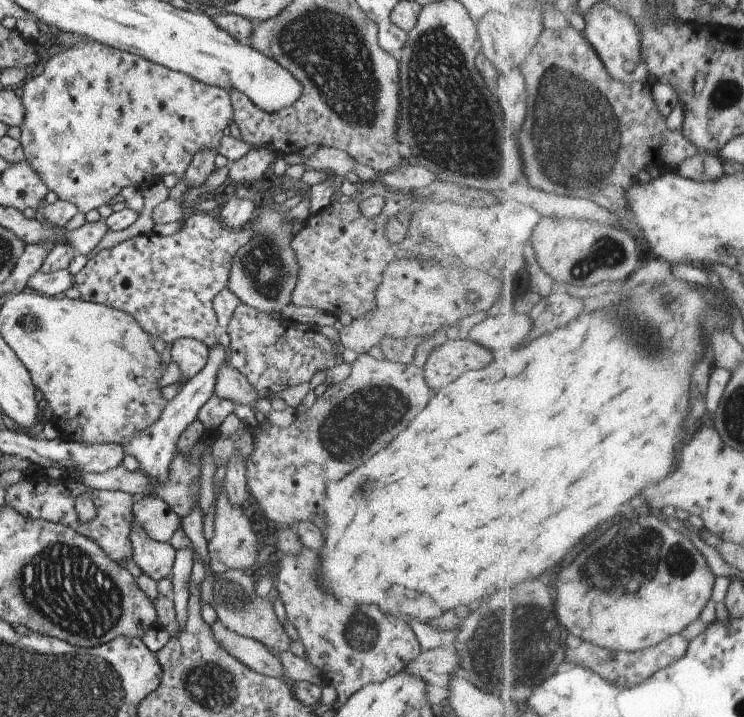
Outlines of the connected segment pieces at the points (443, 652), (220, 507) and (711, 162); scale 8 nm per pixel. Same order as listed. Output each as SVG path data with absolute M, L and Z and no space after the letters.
M454 646L450 648L435 647L421 651L411 660L404 671L411 676L421 678L431 686L448 686L449 678L460 673L458 670L459 655Z
M215 486L215 516L213 515L213 534L207 543L207 556L209 556L209 570L211 573L226 573L227 570L247 570L254 572L260 563L257 554L260 546L255 541L255 534L251 528L251 519L247 512L239 506L233 506L227 500L224 486Z
M699 150L693 158L687 158L683 166L679 166L679 172L685 178L697 181L715 181L725 176L721 156L710 154L709 151Z

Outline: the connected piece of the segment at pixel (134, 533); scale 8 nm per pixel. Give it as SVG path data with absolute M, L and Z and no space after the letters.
M135 521L129 532L132 559L141 574L154 581L169 578L174 563L174 549L169 543L151 540Z

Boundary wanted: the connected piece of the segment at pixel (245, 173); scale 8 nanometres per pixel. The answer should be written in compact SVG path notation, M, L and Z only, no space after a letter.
M259 147L249 150L245 156L230 164L231 166L229 166L226 177L231 182L241 182L246 185L252 180L261 178L265 170L272 166L275 157L270 147Z

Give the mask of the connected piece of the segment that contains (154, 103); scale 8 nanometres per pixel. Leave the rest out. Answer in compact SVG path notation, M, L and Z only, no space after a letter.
M89 41L77 46L62 47L57 54L53 54L43 70L37 76L31 77L21 88L21 106L23 106L23 120L19 124L19 142L22 146L23 158L35 170L41 182L48 190L55 192L59 201L67 201L75 205L78 212L87 213L96 209L101 204L109 205L111 198L115 198L126 186L136 186L141 182L155 182L165 174L173 174L178 179L186 171L191 157L199 150L213 150L217 148L219 140L227 132L228 125L232 122L232 104L226 90L216 86L209 86L193 80L177 71L172 71L163 65L155 64L127 51L121 51L99 42Z

